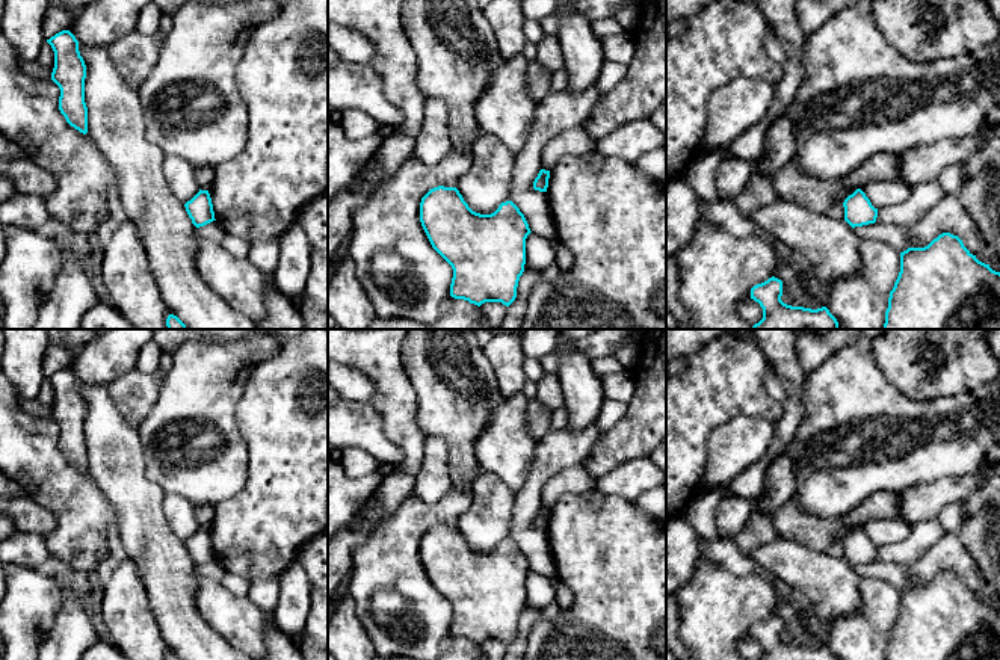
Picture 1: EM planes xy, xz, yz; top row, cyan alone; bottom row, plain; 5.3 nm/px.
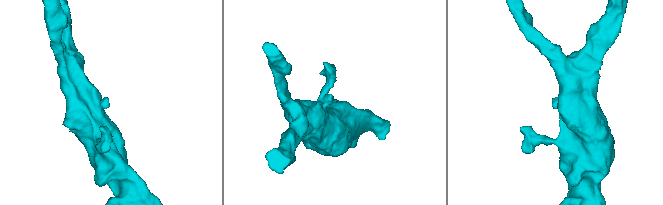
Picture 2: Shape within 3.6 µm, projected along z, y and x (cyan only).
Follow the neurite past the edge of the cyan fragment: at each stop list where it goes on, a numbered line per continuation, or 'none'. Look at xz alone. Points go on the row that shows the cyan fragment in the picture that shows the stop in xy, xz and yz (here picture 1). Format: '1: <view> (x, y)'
none

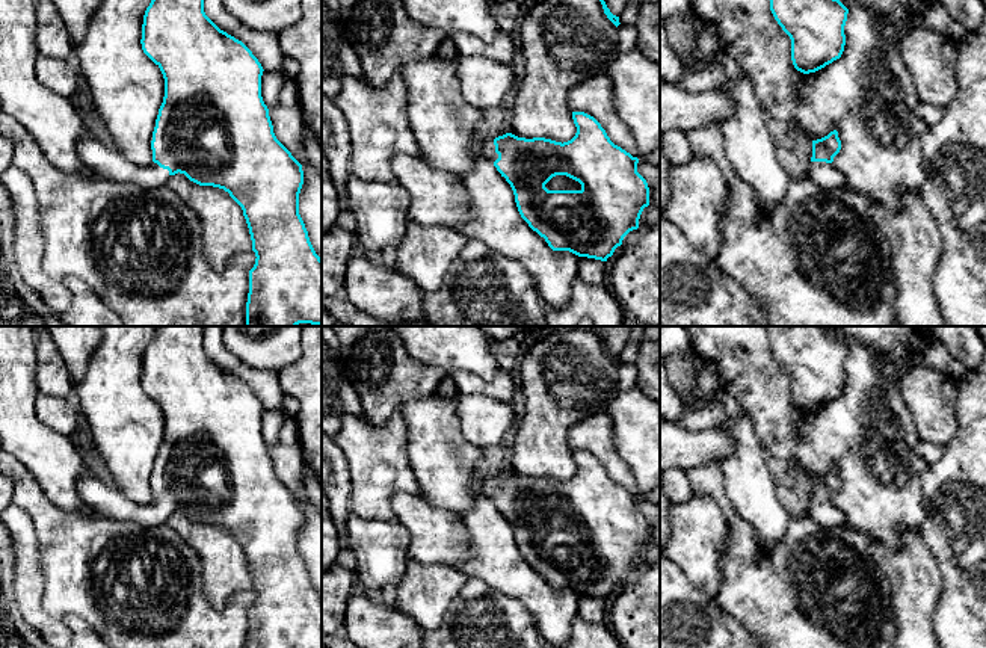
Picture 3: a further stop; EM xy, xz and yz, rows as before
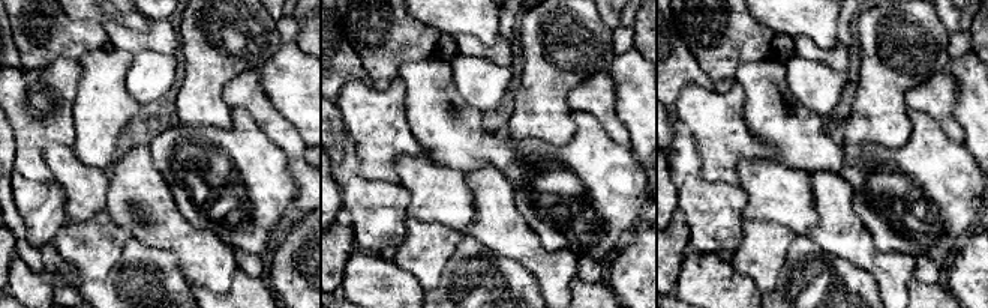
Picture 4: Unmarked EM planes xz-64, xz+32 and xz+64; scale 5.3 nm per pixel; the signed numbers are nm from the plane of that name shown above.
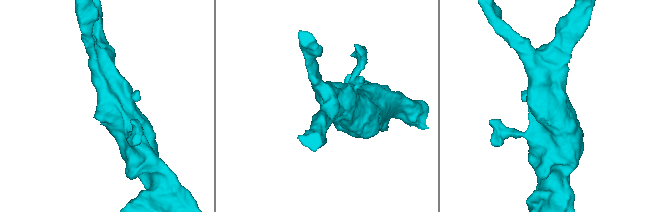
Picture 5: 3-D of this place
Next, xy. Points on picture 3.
1: xy (106, 162)

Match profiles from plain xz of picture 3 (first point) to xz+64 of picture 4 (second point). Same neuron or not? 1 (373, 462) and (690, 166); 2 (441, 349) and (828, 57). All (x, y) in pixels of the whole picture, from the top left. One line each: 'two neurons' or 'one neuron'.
1: two neurons
2: two neurons

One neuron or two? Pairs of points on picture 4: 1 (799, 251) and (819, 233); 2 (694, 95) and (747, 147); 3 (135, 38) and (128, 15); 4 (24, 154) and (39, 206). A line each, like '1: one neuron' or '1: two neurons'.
1: two neurons
2: one neuron
3: two neurons
4: two neurons

